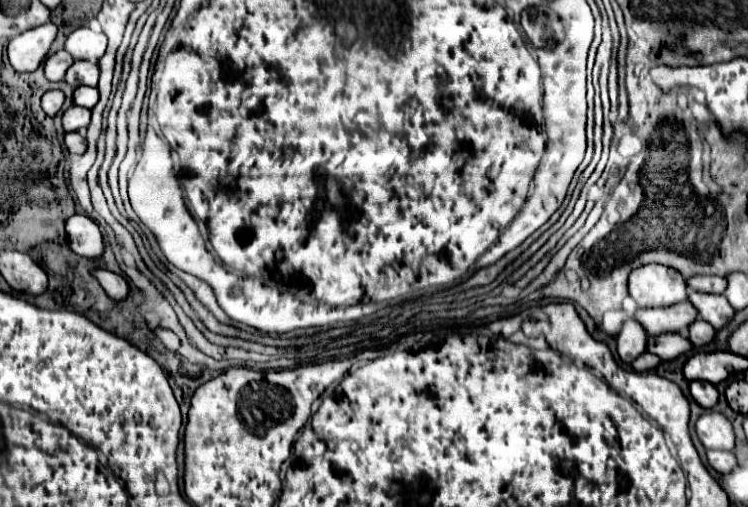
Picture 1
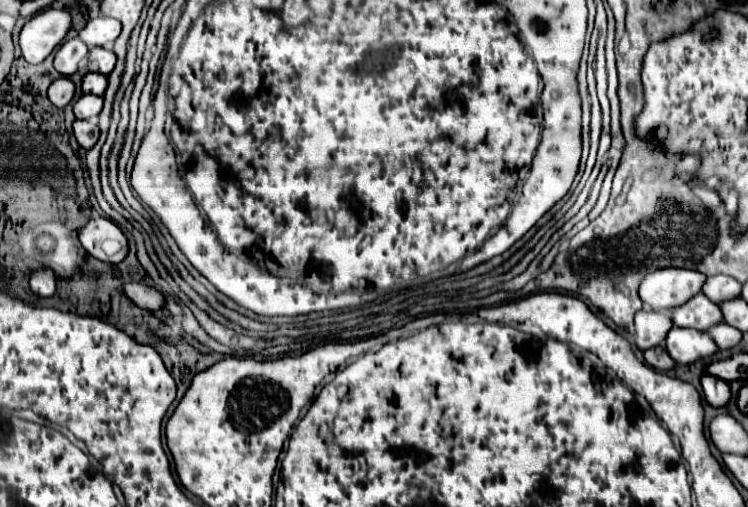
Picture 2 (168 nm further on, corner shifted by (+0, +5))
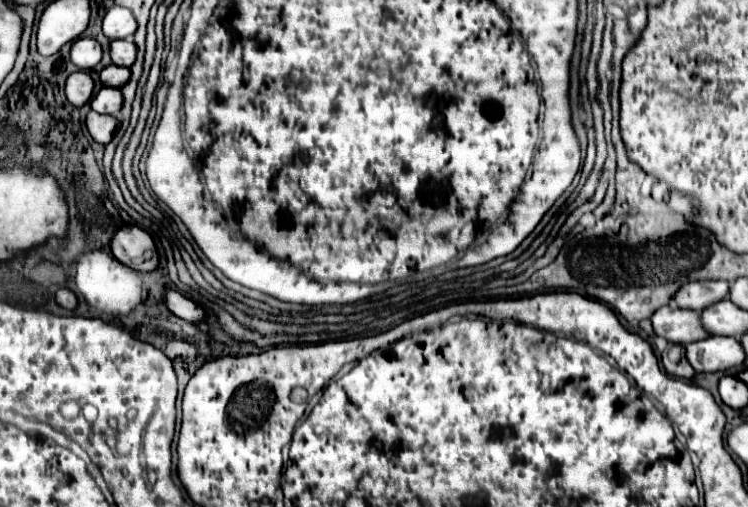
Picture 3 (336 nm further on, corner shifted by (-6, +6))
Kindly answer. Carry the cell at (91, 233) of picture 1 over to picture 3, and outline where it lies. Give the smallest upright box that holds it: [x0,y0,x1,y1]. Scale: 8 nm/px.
[109,225,159,271]

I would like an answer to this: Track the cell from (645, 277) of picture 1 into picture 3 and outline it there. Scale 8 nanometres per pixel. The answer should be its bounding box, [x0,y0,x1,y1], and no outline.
[675,281,729,311]

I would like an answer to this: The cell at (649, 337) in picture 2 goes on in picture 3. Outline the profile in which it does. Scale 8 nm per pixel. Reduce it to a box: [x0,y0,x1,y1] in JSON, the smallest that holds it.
[651,307,709,343]

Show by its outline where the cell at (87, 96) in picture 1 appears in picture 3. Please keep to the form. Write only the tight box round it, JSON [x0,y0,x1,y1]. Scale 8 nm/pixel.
[101,65,131,87]

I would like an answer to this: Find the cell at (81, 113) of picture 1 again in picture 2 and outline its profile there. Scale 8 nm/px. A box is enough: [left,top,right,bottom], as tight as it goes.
[73,94,103,120]

